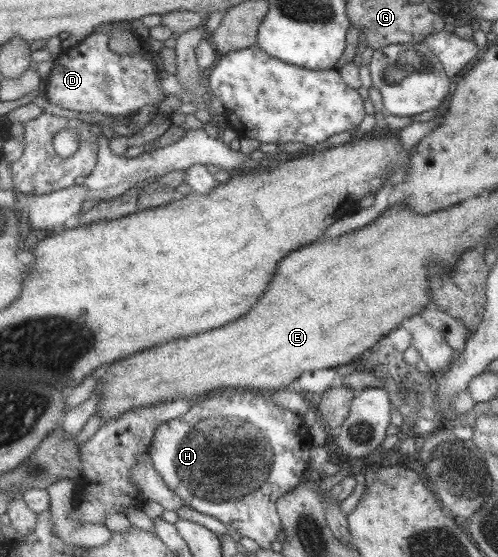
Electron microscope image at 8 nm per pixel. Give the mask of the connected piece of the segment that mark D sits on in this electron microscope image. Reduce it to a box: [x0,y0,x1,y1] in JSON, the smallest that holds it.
[45,30,166,117]

